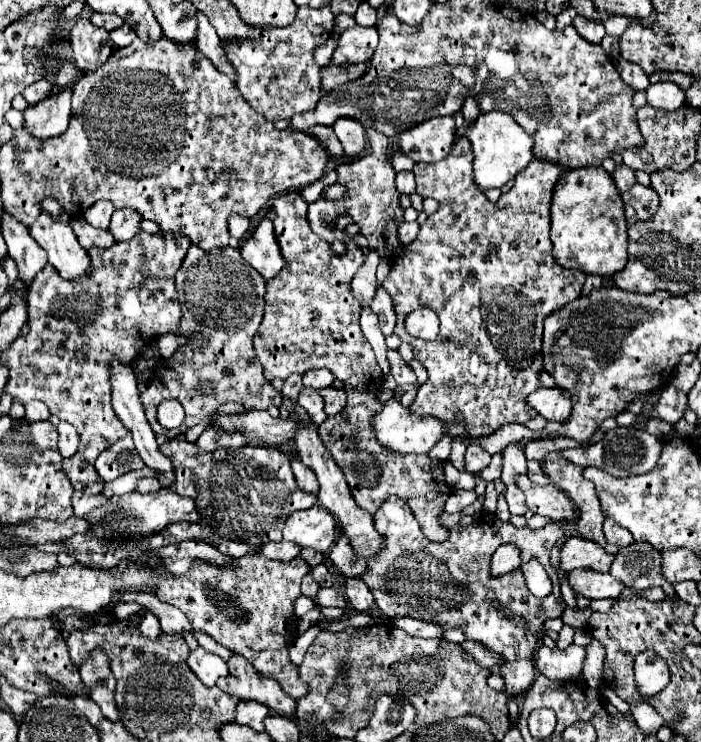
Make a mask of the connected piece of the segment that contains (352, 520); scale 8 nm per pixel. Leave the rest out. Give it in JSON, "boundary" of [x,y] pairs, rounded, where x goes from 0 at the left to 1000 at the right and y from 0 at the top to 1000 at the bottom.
{"boundary":[[[427,575],[424,578],[424,586],[421,586],[421,600],[424,600],[424,608],[427,608],[427,619],[435,629],[441,629],[449,640],[452,640],[452,648],[458,654],[455,659],[455,681],[461,686],[466,686],[472,694],[481,694],[484,705],[486,705],[486,713],[489,713],[489,721],[498,726],[498,735],[504,737],[504,743],[515,751],[529,751],[529,748],[541,748],[541,743],[546,743],[546,726],[541,726],[541,716],[535,716],[535,699],[529,691],[512,686],[506,681],[506,673],[495,656],[495,648],[492,648],[492,640],[489,635],[484,635],[481,624],[472,619],[472,613],[466,611],[466,605],[461,602],[455,586],[452,586],[452,575]]]}

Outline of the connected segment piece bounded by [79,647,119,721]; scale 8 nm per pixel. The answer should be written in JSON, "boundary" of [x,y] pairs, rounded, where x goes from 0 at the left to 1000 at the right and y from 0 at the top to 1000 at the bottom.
{"boundary":[[[136,872],[136,877],[130,877],[130,883],[113,896],[113,910],[118,923],[127,929],[127,939],[144,953],[147,964],[158,972],[170,972],[161,942],[161,910],[155,896],[155,883],[144,872]]]}

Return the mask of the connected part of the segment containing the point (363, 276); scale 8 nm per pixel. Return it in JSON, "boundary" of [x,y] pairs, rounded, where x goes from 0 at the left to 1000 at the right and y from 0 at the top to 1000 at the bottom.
{"boundary":[[[529,338],[521,346],[518,360],[506,368],[504,379],[501,379],[501,398],[506,398],[506,403],[515,411],[529,411],[529,406],[535,403],[535,392],[538,392],[538,379],[535,379],[535,365],[541,357],[541,344],[535,338]]]}

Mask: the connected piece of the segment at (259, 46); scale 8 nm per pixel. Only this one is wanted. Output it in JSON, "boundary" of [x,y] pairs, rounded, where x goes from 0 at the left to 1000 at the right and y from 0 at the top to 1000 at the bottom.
{"boundary":[[[427,9],[412,36],[378,36],[369,55],[318,55],[327,82],[338,93],[338,120],[350,136],[381,160],[415,160],[424,152],[444,150],[458,125],[455,88],[447,82],[447,66],[466,55],[475,42],[478,20],[469,9]]]}

